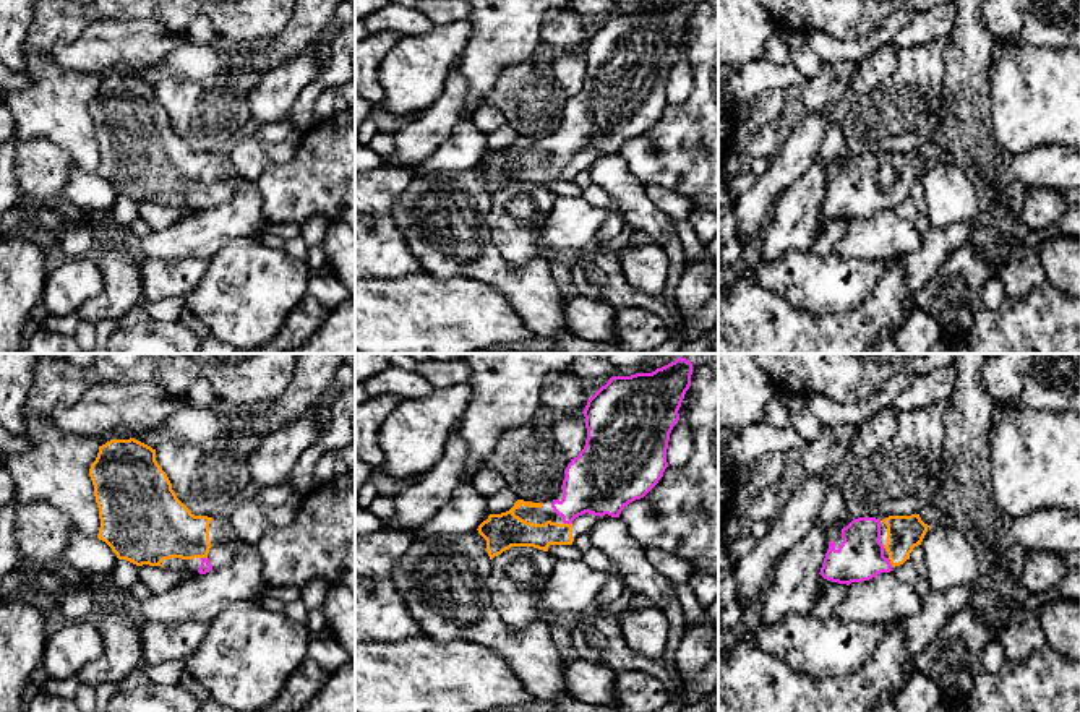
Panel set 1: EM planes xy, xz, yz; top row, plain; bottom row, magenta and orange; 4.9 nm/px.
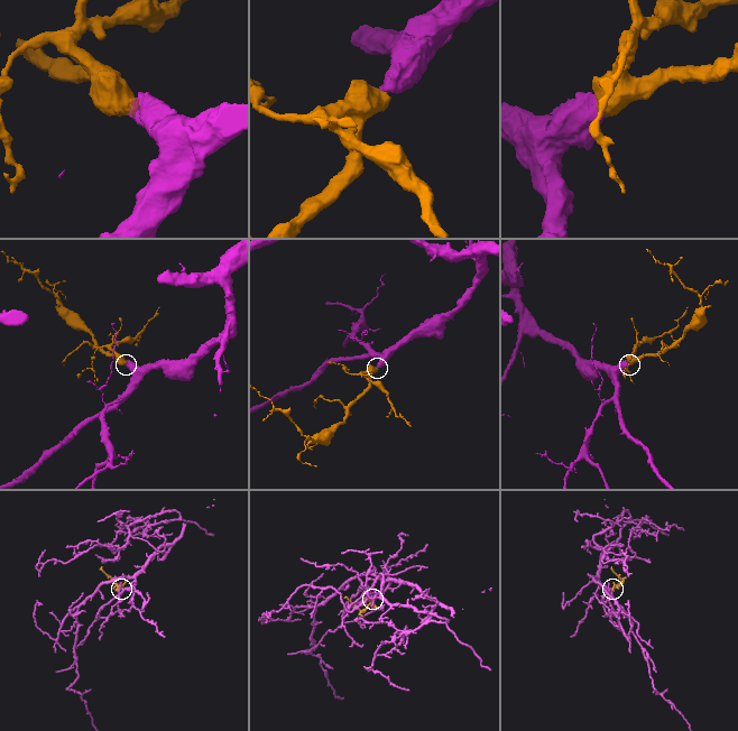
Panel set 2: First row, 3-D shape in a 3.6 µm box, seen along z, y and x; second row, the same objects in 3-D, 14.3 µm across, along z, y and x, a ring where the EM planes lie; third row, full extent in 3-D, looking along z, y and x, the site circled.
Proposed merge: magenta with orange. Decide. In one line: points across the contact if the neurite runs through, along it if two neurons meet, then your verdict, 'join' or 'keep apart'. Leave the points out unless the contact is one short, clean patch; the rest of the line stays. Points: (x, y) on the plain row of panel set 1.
runs through xz (597, 119), (568, 148), (568, 159), (558, 169), (519, 169); join

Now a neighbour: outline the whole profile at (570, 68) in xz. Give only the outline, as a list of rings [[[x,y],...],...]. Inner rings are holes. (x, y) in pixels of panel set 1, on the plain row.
[[[584,50],[561,52],[559,57],[553,60],[551,70],[569,97],[577,94],[587,76]]]

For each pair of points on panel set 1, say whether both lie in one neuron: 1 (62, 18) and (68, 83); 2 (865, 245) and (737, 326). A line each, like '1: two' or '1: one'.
1: two
2: two

